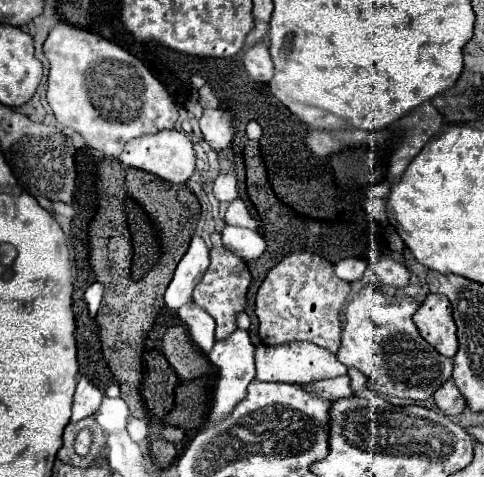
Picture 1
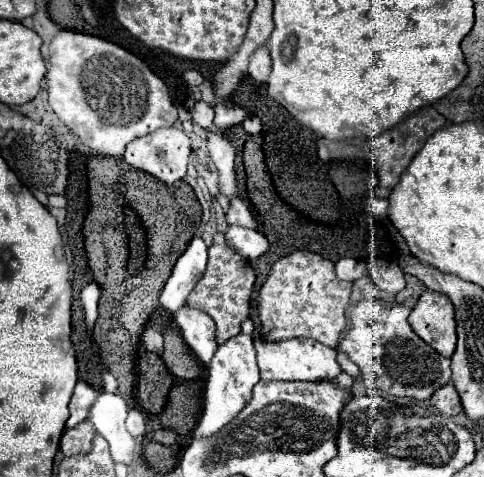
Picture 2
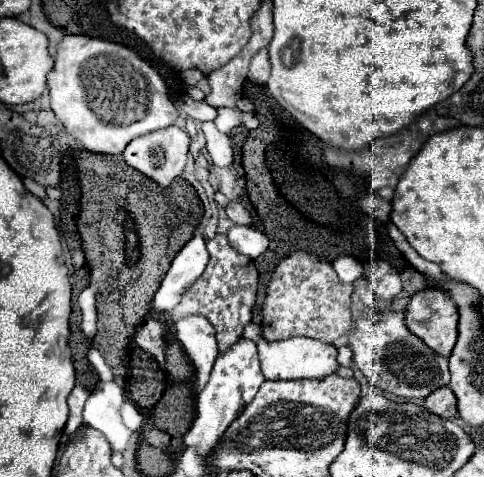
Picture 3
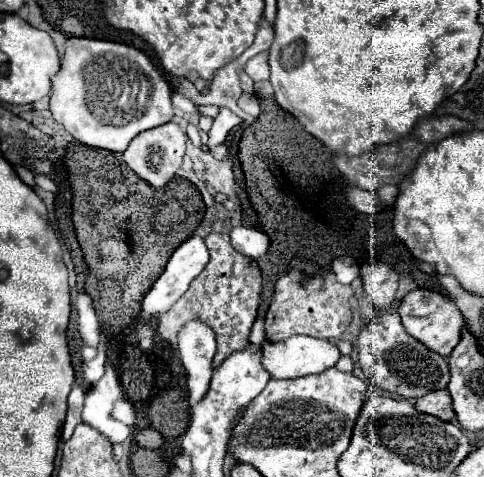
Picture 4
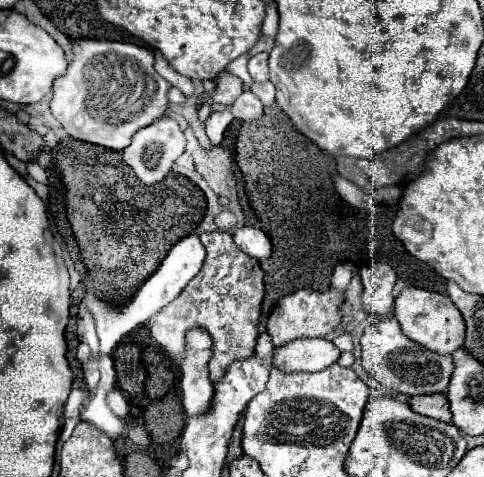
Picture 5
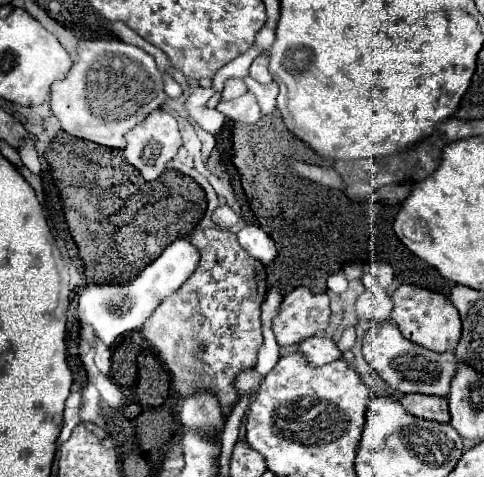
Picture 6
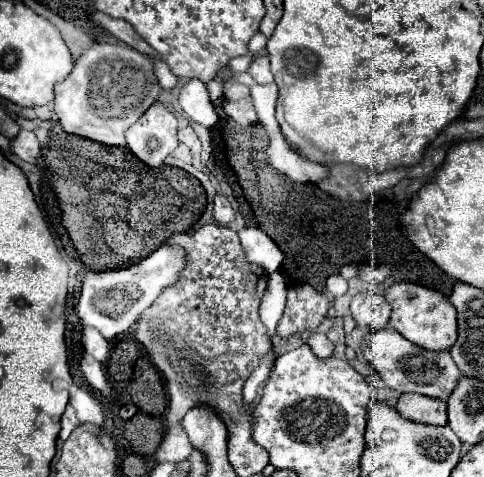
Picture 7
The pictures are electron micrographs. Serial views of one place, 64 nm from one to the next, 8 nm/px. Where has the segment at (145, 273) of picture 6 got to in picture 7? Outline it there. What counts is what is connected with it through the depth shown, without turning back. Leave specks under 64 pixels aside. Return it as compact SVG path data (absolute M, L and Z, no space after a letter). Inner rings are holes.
M164 244L136 266L106 272L88 270L84 276L82 294L78 302L78 316L84 324L96 328L106 340L112 340L114 336L134 328L142 312L154 304L154 300L162 294L162 290L176 284L184 266L186 266L184 248L176 244Z

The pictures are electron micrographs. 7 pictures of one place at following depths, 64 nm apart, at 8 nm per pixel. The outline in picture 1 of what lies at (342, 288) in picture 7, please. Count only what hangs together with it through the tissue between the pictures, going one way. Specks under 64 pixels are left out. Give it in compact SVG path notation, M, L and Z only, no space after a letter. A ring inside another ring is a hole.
M344 258L336 264L336 274L346 280L346 282L354 282L354 280L360 280L364 270L366 270L366 262L360 260L360 258Z

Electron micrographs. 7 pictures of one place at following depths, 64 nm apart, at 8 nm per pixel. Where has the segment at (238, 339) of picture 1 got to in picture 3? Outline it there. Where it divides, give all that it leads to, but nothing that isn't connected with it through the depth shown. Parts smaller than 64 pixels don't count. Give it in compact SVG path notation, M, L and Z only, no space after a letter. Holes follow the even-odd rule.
M240 338L238 342L230 346L230 350L220 352L216 356L208 384L198 394L196 420L184 438L186 446L198 448L200 454L212 452L212 448L216 446L216 440L220 440L228 424L232 424L232 420L236 420L236 416L240 416L240 412L246 408L246 404L254 400L262 382L264 382L264 374L260 370L260 360L256 356L256 344L252 340Z

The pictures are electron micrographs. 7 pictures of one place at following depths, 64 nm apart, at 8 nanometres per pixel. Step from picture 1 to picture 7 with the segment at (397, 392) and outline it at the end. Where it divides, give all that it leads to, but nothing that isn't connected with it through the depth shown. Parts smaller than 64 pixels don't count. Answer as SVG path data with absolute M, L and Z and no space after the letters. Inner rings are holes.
M386 326L380 330L370 332L364 338L362 352L366 354L366 360L374 366L378 376L394 390L398 392L418 392L430 398L448 400L452 394L452 388L456 386L456 380L460 376L460 370L456 368L450 352L430 352L422 350L420 346L408 342L396 328Z

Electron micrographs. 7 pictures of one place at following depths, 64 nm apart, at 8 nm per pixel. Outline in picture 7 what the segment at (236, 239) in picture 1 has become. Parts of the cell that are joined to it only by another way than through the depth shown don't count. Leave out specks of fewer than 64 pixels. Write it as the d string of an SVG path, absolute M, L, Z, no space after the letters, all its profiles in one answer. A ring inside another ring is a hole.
M246 226L246 228L238 230L238 236L240 236L240 244L242 244L248 260L260 264L266 272L276 272L280 268L284 254L272 242L272 238L268 238L260 228Z

